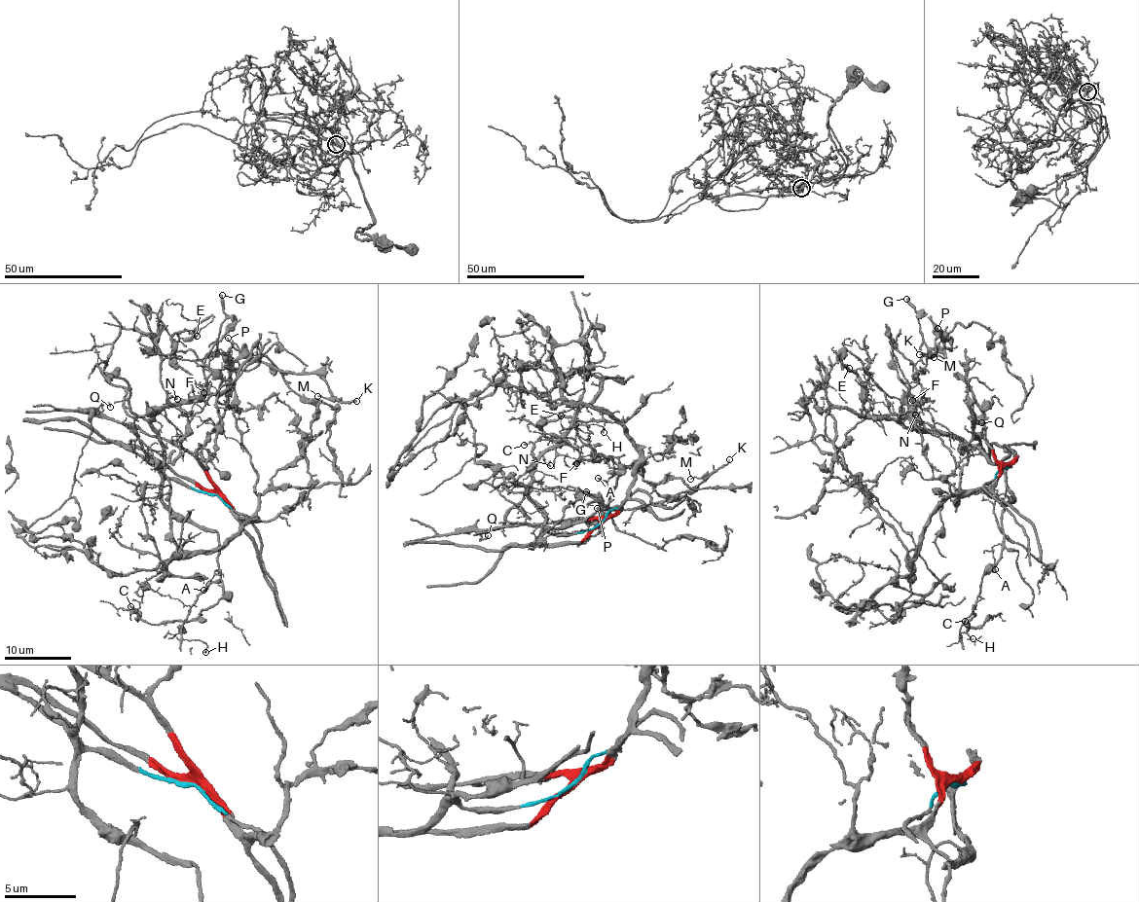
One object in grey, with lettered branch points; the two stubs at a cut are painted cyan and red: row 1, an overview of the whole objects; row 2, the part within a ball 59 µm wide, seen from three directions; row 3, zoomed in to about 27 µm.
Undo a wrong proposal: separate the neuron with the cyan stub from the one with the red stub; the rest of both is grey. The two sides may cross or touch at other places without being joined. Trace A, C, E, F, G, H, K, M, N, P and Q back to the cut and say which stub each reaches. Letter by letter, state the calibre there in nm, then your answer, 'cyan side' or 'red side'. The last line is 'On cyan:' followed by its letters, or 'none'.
A: calibre 100 nm; cyan side
C: calibre 110 nm; cyan side
E: calibre 120 nm; cyan side
F: calibre 130 nm; cyan side
G: calibre 280 nm; red side
H: calibre 170 nm; cyan side
K: calibre 170 nm; red side
M: calibre 130 nm; red side
N: calibre 170 nm; cyan side
P: calibre 110 nm; red side
Q: calibre 150 nm; red side
On cyan: A, C, E, F, H, N

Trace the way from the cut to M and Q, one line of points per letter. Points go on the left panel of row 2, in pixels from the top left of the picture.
M: (213, 493), (197, 450), (225, 413), (232, 366), (238, 359), (315, 373), (331, 393), (317, 396)
Q: (213, 493), (207, 473), (190, 453), (162, 438), (148, 436), (110, 419), (101, 413), (101, 406), (110, 406)

